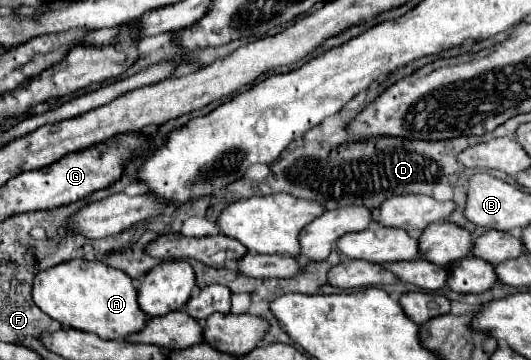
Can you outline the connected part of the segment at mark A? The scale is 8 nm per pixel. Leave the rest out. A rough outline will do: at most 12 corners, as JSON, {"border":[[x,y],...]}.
{"border":[[101,261],[39,271],[51,319],[101,339],[145,327],[133,279]]}

